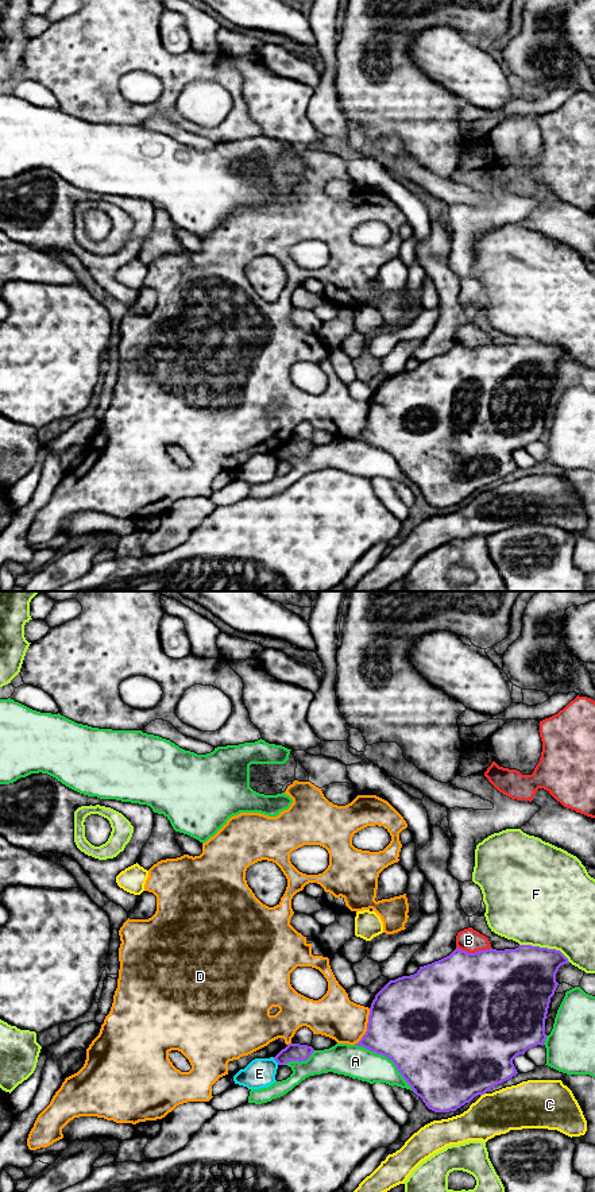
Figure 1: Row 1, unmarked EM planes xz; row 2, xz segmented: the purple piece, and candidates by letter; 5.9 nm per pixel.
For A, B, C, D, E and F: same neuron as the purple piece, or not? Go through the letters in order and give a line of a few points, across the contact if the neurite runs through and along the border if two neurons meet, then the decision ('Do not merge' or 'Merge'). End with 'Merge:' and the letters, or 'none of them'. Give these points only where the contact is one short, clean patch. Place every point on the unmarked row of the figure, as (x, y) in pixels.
A: Do not merge
B: Do not merge
C: Do not merge
D: Do not merge
E: Line: xz (273, 452), (278, 459). Do not merge
F: Do not merge
Merge: none of them

